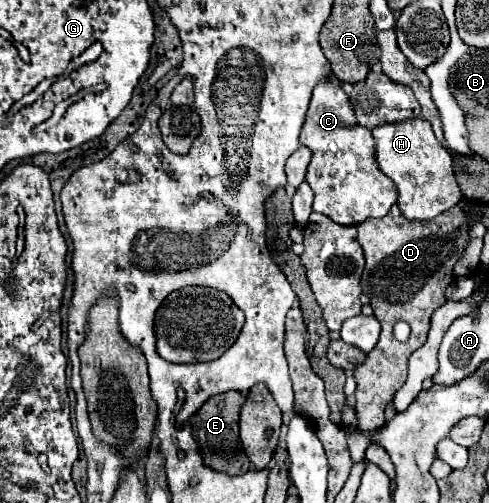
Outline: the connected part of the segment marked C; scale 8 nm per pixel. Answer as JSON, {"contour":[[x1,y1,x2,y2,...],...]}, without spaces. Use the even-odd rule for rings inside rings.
{"contour":[[331,78,317,82,313,88,299,142,313,152,305,180,315,192,315,212,329,216,337,224,357,226,369,218,383,218,397,202,397,188,393,186,393,180,377,166,371,132,357,124,349,96]]}

